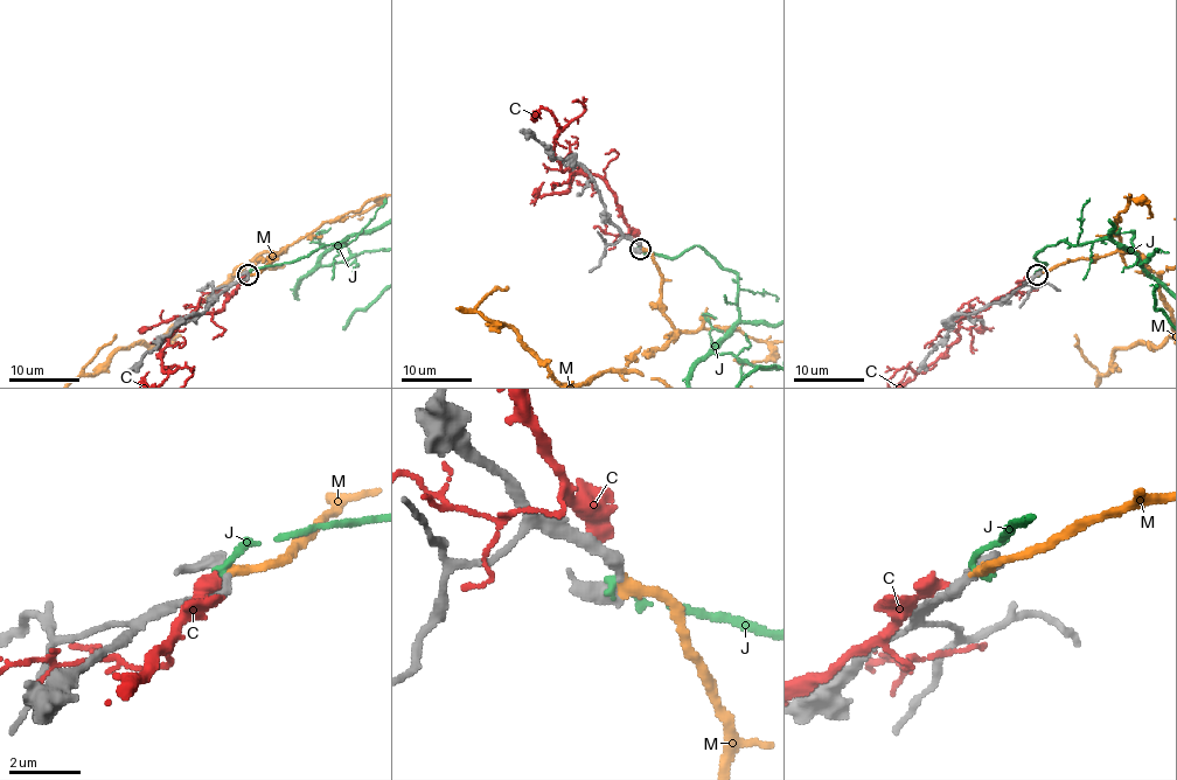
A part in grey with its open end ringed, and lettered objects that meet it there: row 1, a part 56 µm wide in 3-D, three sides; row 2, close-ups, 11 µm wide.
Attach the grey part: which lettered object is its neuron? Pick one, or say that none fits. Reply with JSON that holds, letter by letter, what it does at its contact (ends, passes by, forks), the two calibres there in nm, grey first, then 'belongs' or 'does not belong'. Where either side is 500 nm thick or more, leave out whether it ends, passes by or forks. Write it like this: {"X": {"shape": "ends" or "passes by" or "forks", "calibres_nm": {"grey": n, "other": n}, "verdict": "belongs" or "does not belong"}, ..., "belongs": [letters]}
{"C": {"calibres_nm": {"grey": 300, "other": 550}, "verdict": "does not belong"}, "J": {"shape": "ends", "calibres_nm": {"grey": 360, "other": 190}, "verdict": "does not belong"}, "M": {"shape": "ends", "calibres_nm": {"grey": 360, "other": 300}, "verdict": "belongs"}, "belongs": ["M"]}

